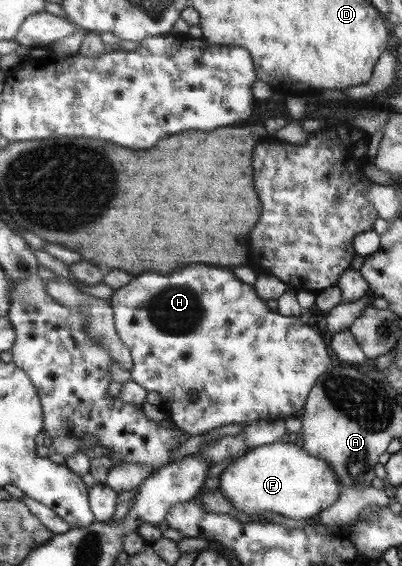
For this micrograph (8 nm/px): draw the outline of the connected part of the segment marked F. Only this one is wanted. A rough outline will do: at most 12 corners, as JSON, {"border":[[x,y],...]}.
{"border":[[282,442],[234,459],[233,513],[313,518],[342,487],[324,458]]}

